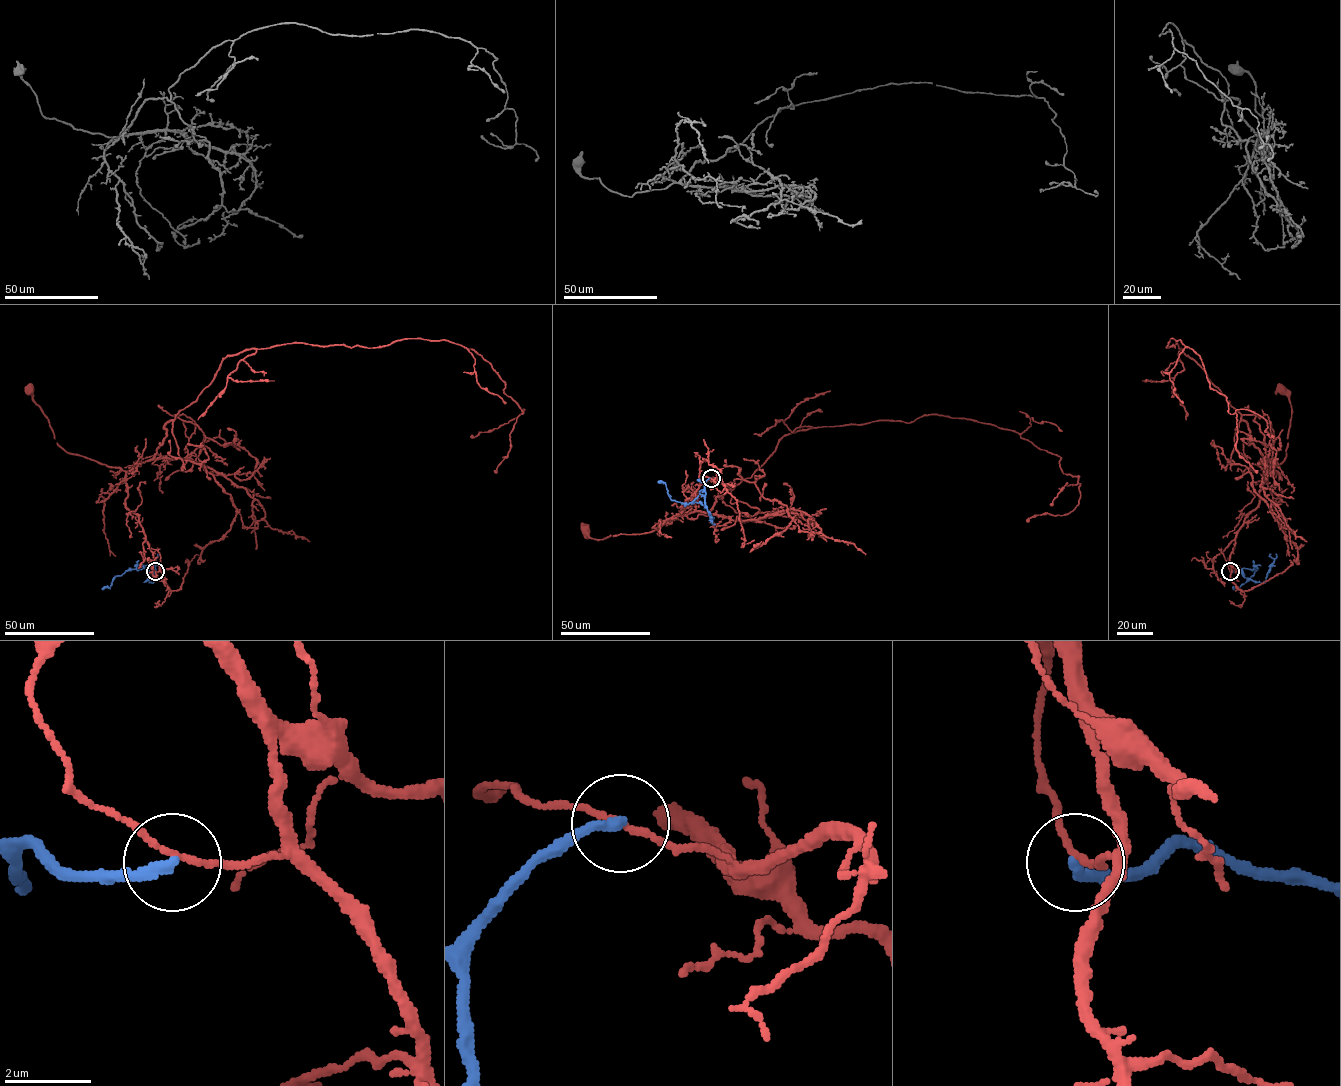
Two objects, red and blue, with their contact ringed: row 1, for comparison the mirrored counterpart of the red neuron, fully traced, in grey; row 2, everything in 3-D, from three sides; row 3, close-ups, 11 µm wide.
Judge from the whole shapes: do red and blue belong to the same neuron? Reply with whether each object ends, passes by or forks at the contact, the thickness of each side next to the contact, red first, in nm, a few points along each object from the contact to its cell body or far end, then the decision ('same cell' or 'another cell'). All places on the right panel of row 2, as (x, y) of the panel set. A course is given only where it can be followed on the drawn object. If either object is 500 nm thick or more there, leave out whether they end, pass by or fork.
red passes by; blue ends there; 110 nm thick on the red side, 280 nm on the other; red runs (1230, 571), (1237, 531), (1257, 506), (1268, 469), (1286, 456), (1291, 407), (1281, 389); blue runs (1230, 571), (1256, 569), (1254, 575), (1234, 589); another cell

